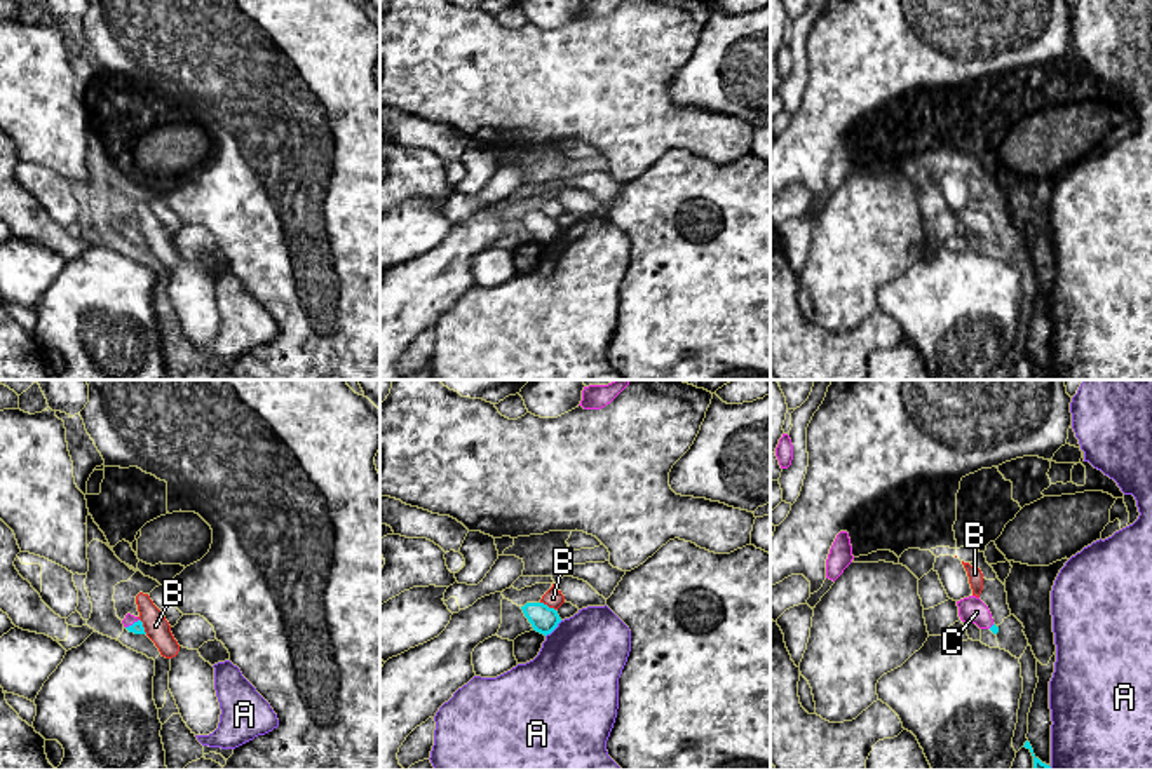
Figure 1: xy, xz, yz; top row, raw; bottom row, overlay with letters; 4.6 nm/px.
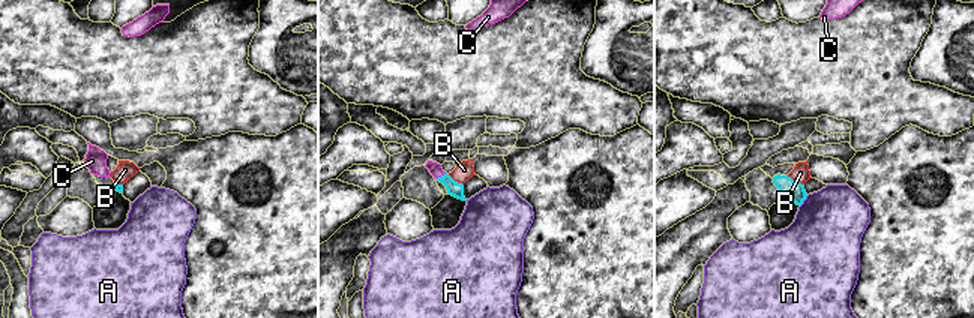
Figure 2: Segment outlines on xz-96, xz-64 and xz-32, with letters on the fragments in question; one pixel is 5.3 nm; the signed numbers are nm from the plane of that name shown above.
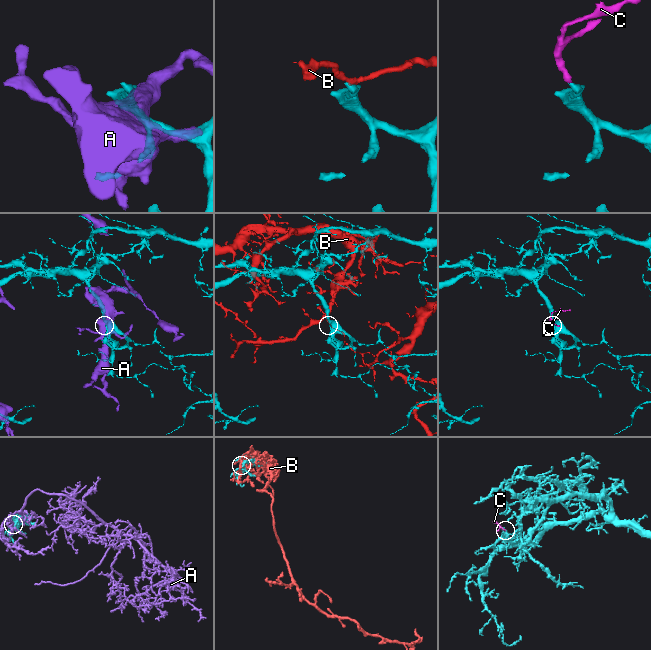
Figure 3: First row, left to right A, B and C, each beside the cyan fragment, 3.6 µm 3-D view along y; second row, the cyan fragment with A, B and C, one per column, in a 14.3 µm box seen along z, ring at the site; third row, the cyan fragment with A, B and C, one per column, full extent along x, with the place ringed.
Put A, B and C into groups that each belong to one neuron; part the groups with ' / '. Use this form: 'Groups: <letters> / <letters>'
Groups: A / B / C

